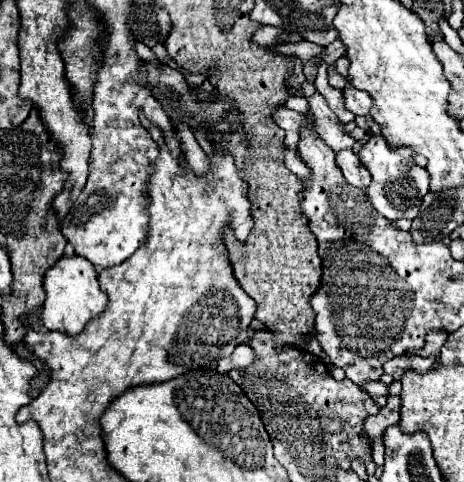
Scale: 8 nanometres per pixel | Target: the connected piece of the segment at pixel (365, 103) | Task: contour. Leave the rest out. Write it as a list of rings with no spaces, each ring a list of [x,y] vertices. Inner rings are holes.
[[[346,88],[344,98],[346,98],[346,108],[350,112],[354,112],[356,116],[370,116],[372,96],[368,96],[368,92],[360,92],[356,88]]]

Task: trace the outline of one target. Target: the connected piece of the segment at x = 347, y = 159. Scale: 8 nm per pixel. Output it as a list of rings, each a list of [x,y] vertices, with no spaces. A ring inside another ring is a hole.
[[[342,150],[336,156],[336,164],[340,166],[340,170],[342,170],[348,184],[352,184],[356,188],[362,188],[362,190],[368,190],[370,172],[360,164],[358,156],[352,150]]]

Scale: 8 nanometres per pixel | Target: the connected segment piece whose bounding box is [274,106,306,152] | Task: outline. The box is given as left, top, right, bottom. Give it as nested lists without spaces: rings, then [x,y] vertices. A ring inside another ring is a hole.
[[[286,106],[278,108],[274,112],[274,120],[276,124],[280,124],[280,128],[286,132],[286,138],[284,138],[284,144],[288,150],[294,150],[298,152],[298,140],[300,140],[300,128],[302,124],[306,122],[306,118],[294,110],[288,110]]]

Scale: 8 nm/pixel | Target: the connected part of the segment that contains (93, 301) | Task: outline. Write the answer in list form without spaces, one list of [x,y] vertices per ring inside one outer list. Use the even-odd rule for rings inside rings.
[[[62,256],[46,274],[44,274],[44,290],[46,300],[42,304],[42,324],[48,330],[64,332],[68,336],[78,336],[84,326],[100,316],[108,304],[108,294],[100,290],[96,280],[96,270],[92,262],[80,256]]]

